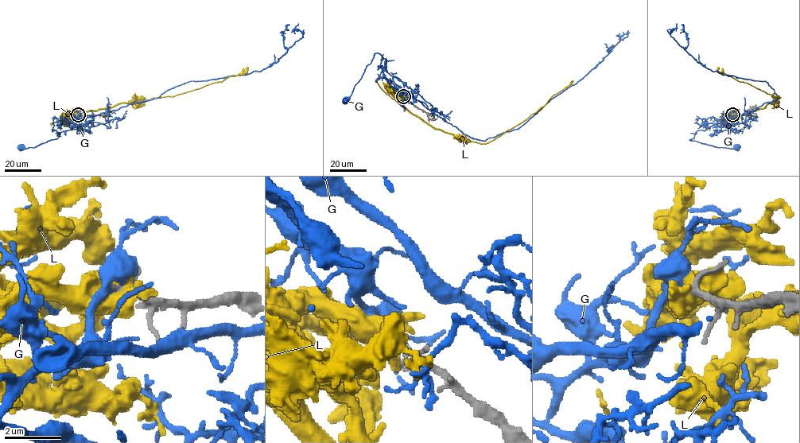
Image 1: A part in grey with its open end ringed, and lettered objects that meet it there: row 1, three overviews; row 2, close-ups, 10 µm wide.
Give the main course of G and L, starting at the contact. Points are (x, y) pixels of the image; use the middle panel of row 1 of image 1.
G: (403, 96), (393, 77), (382, 66), (378, 65), (378, 69), (383, 58), (375, 52), (346, 99)
L: (404, 96), (398, 95), (396, 99), (433, 127), (467, 141), (487, 143), (523, 122), (572, 82)

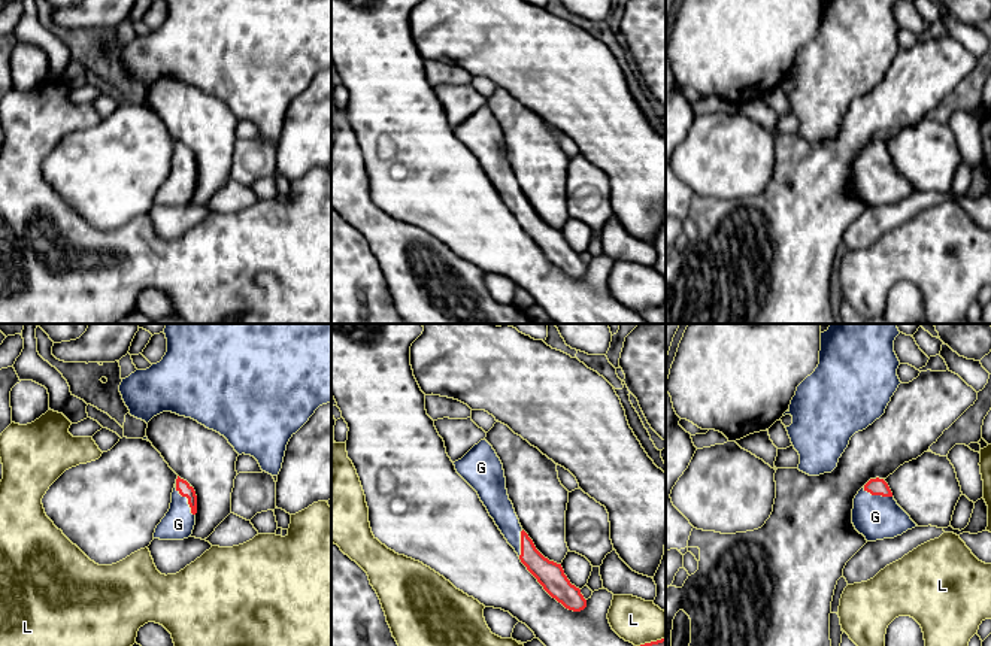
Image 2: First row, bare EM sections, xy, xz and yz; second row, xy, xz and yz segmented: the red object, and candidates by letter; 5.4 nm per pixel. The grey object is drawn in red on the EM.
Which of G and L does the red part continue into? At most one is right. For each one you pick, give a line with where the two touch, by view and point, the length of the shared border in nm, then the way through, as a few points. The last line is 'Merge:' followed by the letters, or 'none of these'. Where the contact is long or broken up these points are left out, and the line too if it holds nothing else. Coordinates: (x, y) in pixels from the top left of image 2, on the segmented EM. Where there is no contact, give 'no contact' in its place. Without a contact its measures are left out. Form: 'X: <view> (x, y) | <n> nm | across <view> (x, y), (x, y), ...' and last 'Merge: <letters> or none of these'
G: xy (187, 497) | 200 nm
Merge: G

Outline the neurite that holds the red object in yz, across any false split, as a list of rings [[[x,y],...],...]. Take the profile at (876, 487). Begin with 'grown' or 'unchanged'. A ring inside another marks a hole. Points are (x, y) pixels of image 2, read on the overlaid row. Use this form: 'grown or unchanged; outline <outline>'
grown; outline [[[870,479],[855,495],[852,524],[867,542],[894,539],[918,527],[897,504],[884,479]]]

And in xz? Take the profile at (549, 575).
grown; outline [[[481,440],[454,465],[457,473],[478,492],[507,543],[543,589],[566,609],[584,610],[587,600],[581,589],[570,583],[561,564],[549,561],[536,549],[522,530],[507,495],[503,464],[493,446]]]

